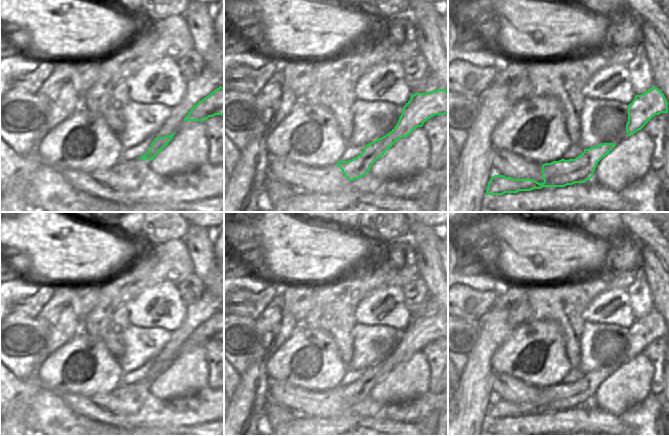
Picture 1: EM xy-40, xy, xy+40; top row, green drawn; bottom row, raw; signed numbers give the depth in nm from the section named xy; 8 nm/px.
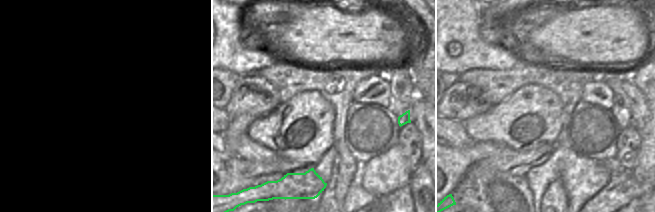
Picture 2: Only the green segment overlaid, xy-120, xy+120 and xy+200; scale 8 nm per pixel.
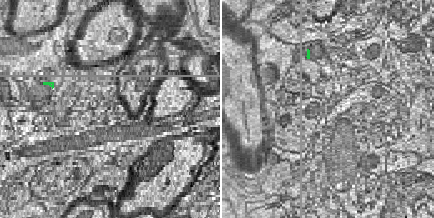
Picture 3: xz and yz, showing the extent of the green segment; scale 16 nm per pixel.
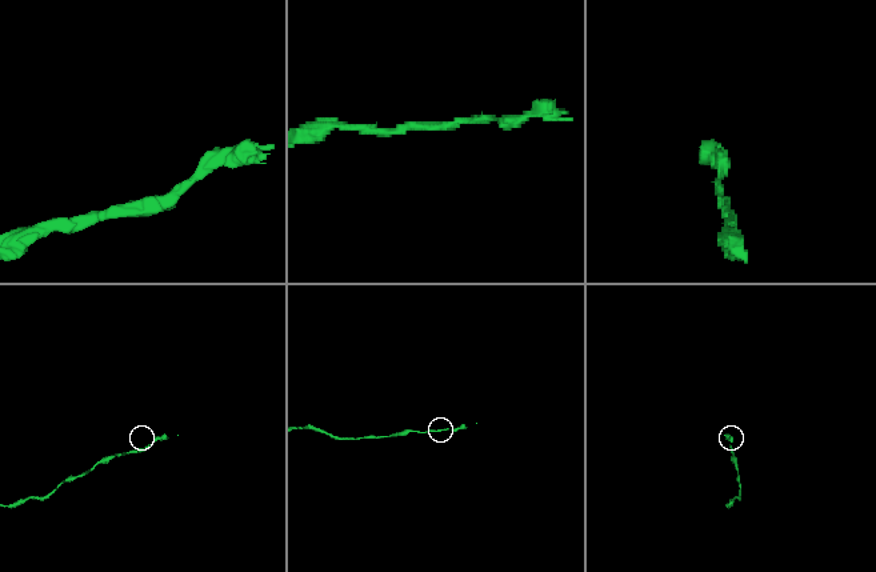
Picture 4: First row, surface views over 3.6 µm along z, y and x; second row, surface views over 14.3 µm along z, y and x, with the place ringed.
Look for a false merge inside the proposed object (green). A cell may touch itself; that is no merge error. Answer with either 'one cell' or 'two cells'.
one cell

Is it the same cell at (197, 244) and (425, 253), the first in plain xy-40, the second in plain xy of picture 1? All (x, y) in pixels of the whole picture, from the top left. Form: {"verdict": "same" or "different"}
{"verdict": "same"}

